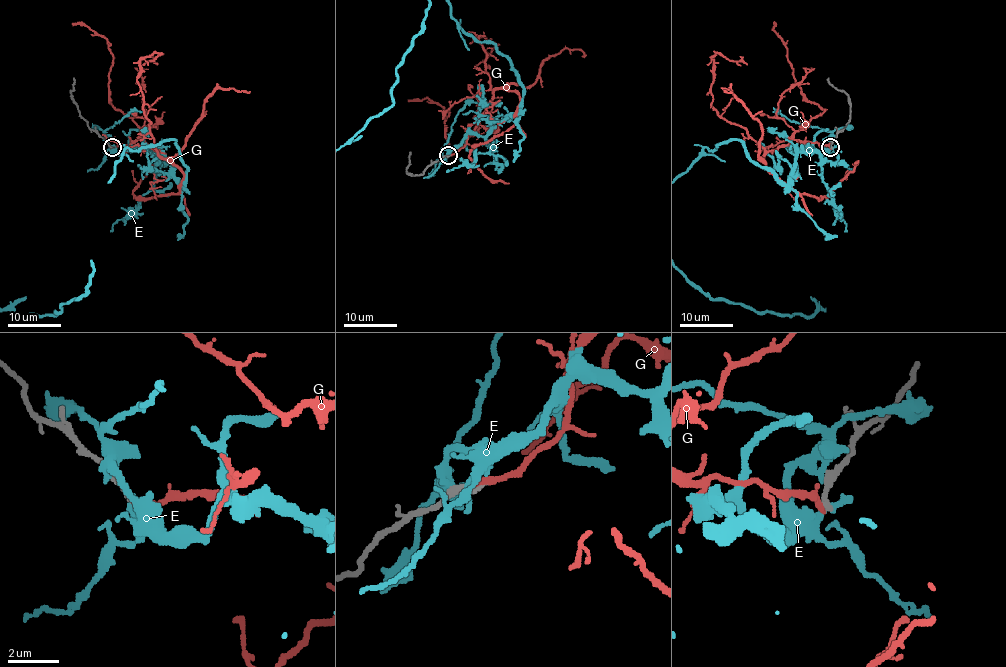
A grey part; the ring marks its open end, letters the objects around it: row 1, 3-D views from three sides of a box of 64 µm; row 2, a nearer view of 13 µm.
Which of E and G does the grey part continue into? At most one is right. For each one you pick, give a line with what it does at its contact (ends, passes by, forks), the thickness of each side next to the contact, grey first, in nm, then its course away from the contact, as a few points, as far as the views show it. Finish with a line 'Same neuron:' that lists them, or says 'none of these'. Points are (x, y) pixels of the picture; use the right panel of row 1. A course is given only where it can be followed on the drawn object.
G: It ends there. Thickness 280 nm (grey) against 260 nm. Its course: (830, 147), (792, 139), (765, 154), (765, 167), (796, 191), (819, 198), (827, 195), (858, 160)
Same neuron: G

